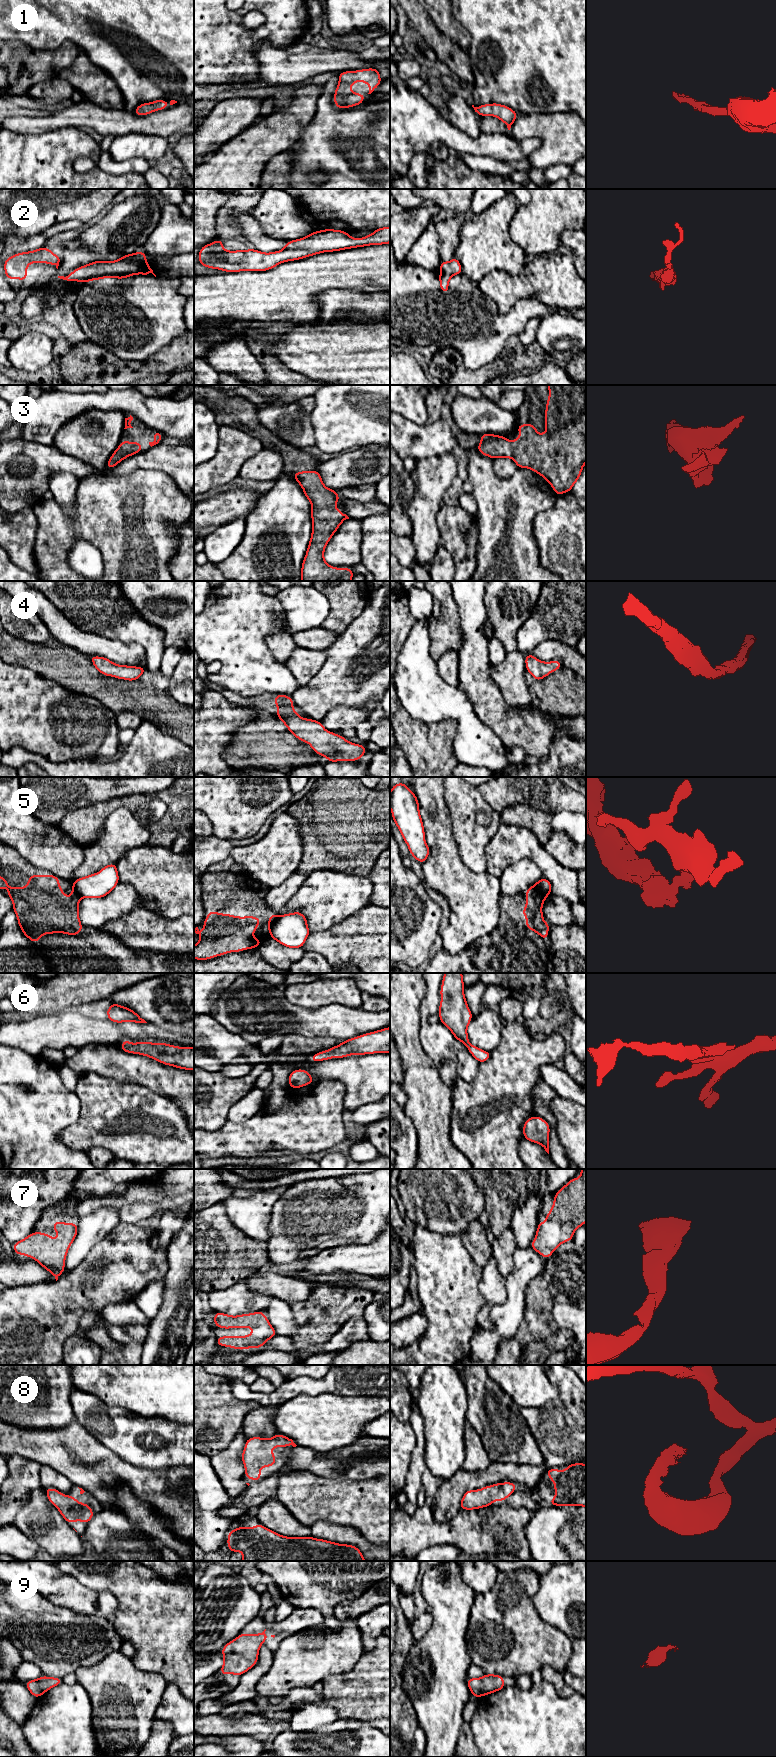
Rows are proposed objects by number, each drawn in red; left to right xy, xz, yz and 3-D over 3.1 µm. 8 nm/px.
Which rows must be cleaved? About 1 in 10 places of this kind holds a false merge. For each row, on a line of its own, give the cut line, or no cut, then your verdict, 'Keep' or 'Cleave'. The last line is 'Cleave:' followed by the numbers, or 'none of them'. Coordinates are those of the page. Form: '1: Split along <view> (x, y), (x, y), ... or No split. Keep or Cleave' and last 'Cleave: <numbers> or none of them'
1: No split. Keep
2: No split. Keep
3: No split. Keep
4: No split. Keep
5: Split along xz (276, 919), (269, 932). Cleave
6: No split. Keep
7: No split. Keep
8: No split. Keep
9: No split. Keep
Cleave: 5

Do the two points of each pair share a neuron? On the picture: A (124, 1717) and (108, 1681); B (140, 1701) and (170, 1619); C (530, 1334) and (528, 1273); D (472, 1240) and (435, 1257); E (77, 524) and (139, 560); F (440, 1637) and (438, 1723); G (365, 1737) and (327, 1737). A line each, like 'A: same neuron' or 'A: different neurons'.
A: same neuron
B: different neurons
C: different neurons
D: different neurons
E: same neuron
F: same neuron
G: same neuron

